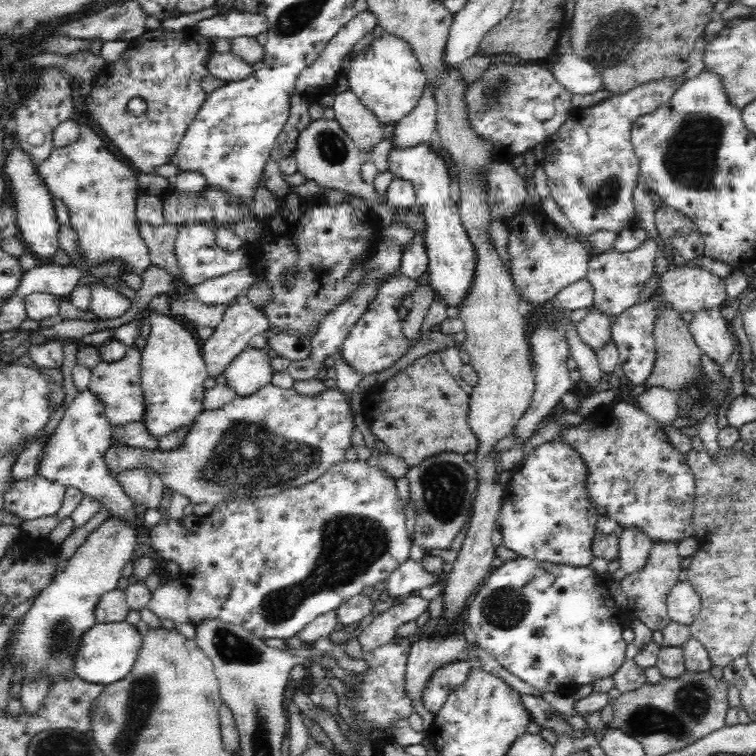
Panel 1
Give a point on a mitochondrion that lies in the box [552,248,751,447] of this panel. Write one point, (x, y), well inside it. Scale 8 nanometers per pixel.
(697, 398)

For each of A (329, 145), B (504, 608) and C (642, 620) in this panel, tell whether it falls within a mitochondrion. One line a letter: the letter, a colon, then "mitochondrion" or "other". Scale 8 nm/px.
A: mitochondrion
B: mitochondrion
C: other

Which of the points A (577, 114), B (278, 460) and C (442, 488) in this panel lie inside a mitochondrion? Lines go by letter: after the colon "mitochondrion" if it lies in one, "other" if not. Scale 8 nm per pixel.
A: other
B: mitochondrion
C: mitochondrion

